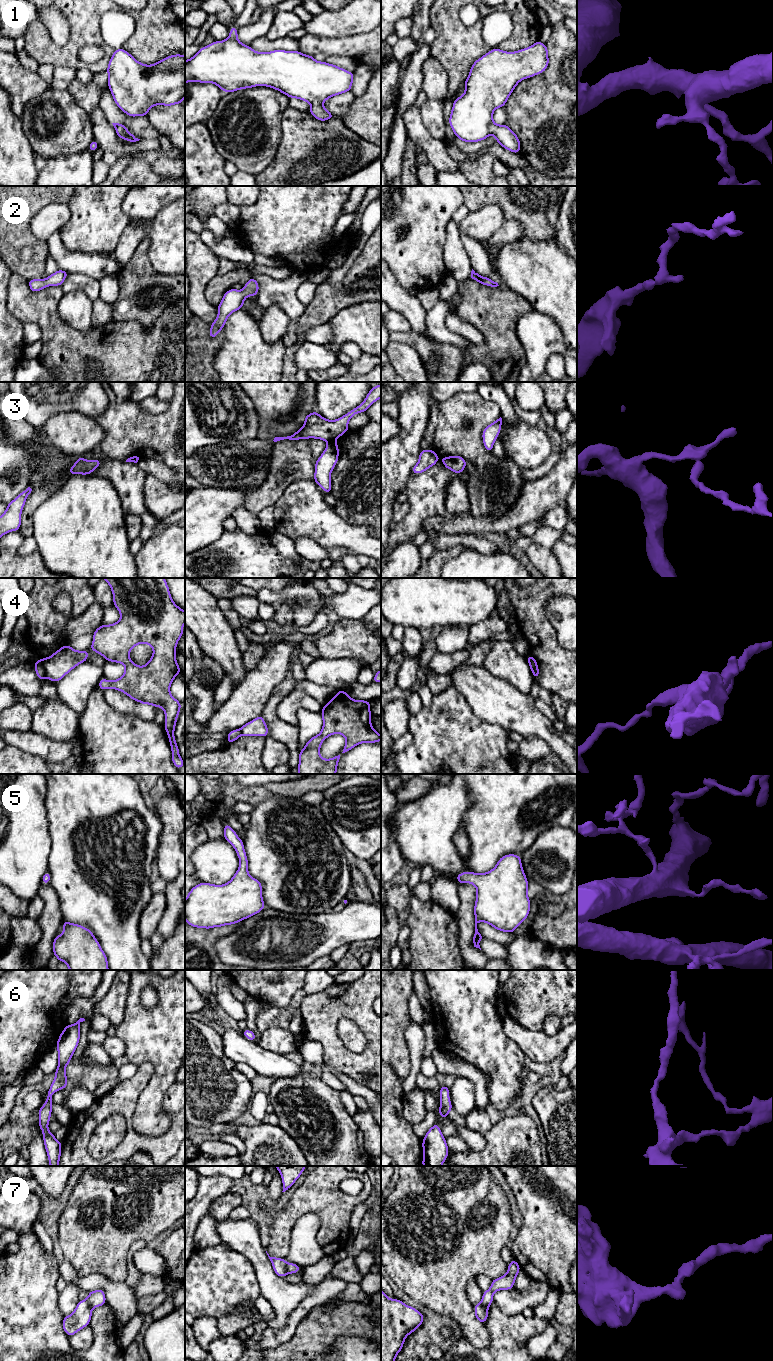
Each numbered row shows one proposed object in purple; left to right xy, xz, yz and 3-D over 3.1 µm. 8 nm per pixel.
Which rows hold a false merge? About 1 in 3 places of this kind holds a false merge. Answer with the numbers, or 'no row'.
3, 4

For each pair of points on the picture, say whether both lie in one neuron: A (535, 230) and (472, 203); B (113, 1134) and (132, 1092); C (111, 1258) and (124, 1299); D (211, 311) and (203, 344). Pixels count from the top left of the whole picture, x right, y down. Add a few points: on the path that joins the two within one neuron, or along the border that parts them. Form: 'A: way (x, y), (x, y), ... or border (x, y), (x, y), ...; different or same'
A: way (521, 214), (503, 198), (488, 198); same
B: border (99, 1124), (119, 1113), (125, 1120), (126, 1134); different
C: border (96, 1273), (106, 1275), (115, 1281), (124, 1282); different
D: border (195, 315), (210, 324); different

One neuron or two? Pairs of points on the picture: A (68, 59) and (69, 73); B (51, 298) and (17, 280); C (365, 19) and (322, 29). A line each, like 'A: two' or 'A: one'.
A: two
B: one
C: one

